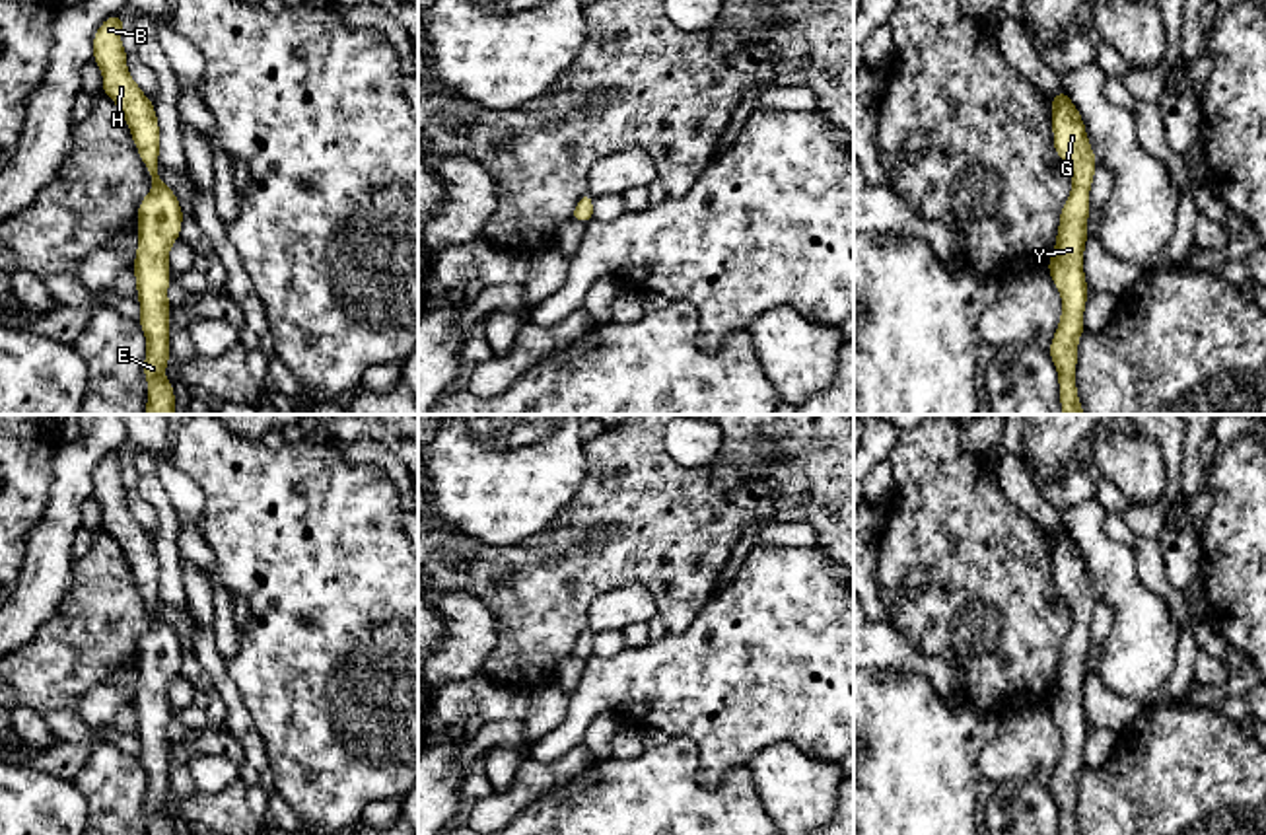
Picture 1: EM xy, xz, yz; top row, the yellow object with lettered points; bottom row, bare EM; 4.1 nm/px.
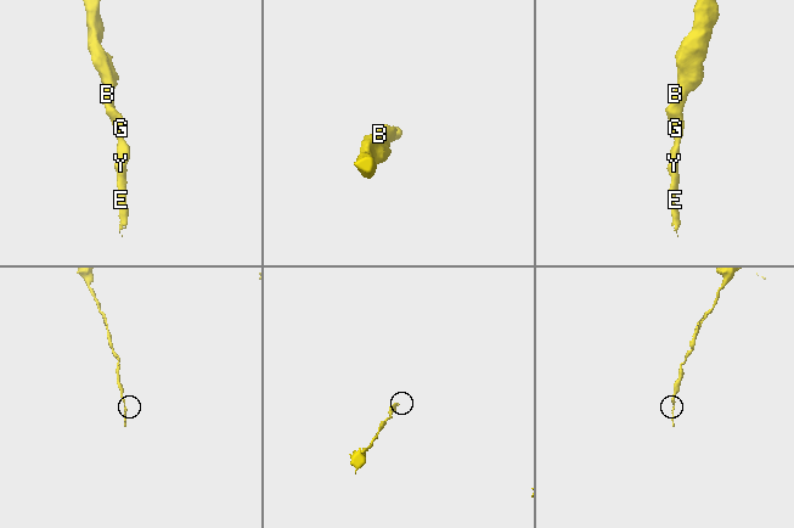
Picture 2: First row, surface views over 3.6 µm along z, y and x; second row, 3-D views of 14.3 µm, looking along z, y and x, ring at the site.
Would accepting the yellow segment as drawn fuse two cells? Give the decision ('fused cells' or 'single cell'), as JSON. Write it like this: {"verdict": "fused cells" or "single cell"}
{"verdict": "single cell"}

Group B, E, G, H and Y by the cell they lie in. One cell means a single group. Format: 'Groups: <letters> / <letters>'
Groups: B E G H Y

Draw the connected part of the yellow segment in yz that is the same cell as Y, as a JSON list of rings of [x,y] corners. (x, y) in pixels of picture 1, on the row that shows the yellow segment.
[[[1062,90],[1052,103],[1054,150],[1068,163],[1073,187],[1062,206],[1056,247],[1048,261],[1048,272],[1062,296],[1060,325],[1050,343],[1050,358],[1058,370],[1060,403],[1064,415],[1085,415],[1075,387],[1077,341],[1083,335],[1083,309],[1087,282],[1083,274],[1083,251],[1087,241],[1089,189],[1097,158],[1091,150],[1083,119]]]

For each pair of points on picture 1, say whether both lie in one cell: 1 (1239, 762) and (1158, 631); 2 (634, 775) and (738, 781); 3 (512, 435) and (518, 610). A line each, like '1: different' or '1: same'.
1: different
2: same
3: different

